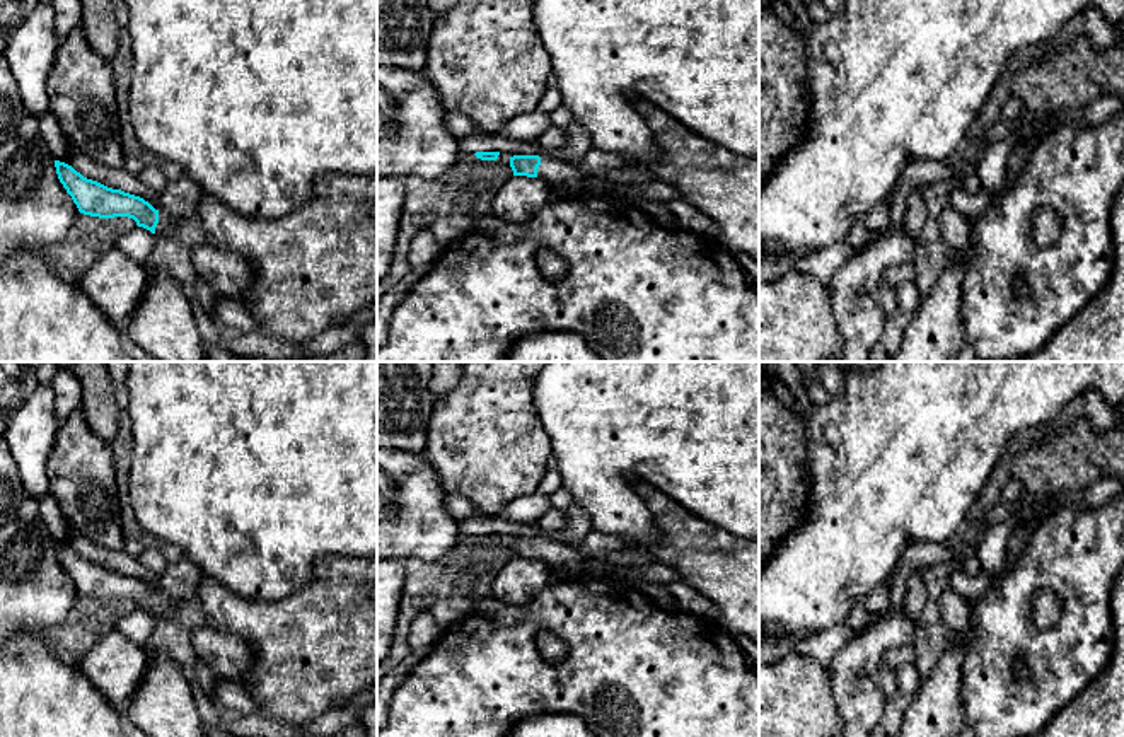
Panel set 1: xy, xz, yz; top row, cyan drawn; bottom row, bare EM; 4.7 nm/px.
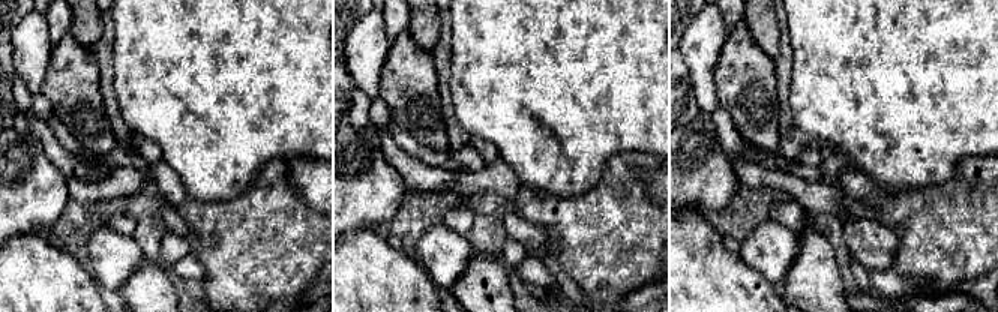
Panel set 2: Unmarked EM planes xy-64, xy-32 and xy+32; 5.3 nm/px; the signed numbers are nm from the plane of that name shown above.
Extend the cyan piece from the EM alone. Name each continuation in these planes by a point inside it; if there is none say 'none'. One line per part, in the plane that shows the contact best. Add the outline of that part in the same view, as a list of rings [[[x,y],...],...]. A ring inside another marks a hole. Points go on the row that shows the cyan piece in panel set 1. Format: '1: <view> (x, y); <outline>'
1: xy (166, 222); [[[159,213],[159,223],[155,227],[155,237],[162,237],[164,232],[171,230],[179,218],[165,213]]]

